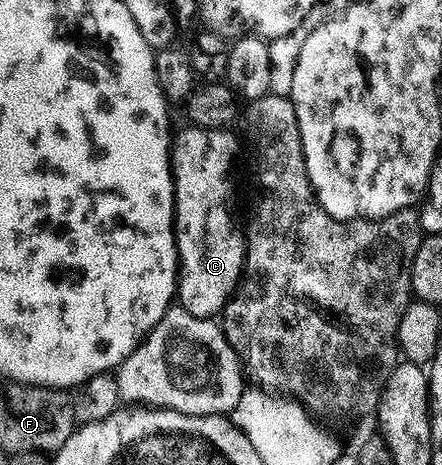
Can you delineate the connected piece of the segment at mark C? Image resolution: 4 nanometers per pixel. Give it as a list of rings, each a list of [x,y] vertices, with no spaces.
[[[187,126],[180,133],[175,133],[172,141],[172,193],[176,210],[174,213],[174,227],[176,230],[176,258],[178,261],[178,304],[190,314],[198,318],[212,318],[217,314],[223,313],[224,304],[232,297],[239,283],[240,274],[244,270],[244,241],[245,233],[236,229],[236,224],[232,221],[232,208],[228,203],[232,200],[232,159],[236,156],[236,140],[231,136],[231,131],[223,128],[198,128]]]

